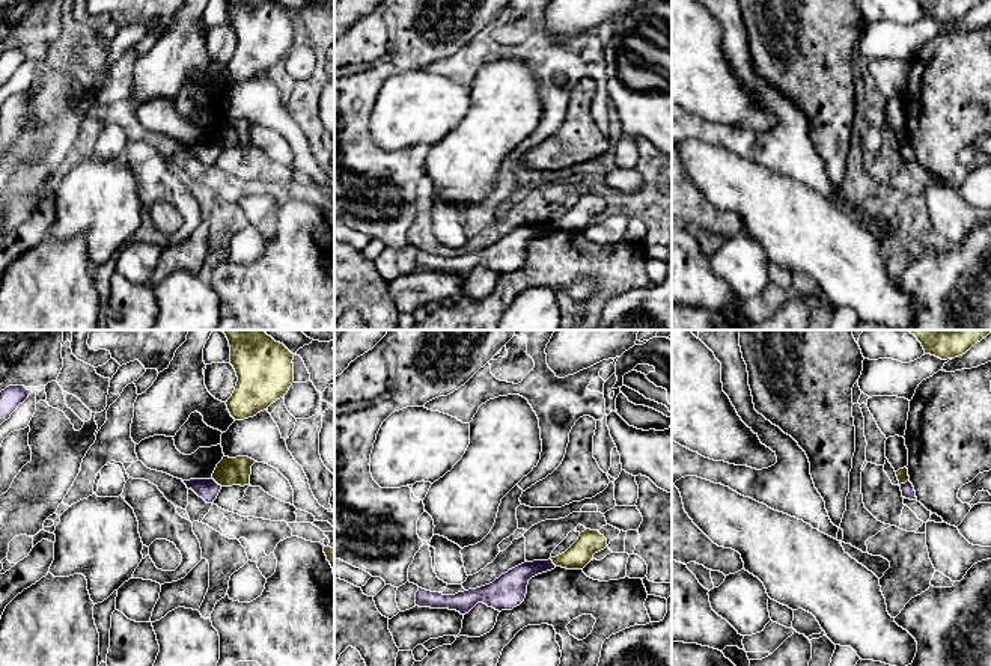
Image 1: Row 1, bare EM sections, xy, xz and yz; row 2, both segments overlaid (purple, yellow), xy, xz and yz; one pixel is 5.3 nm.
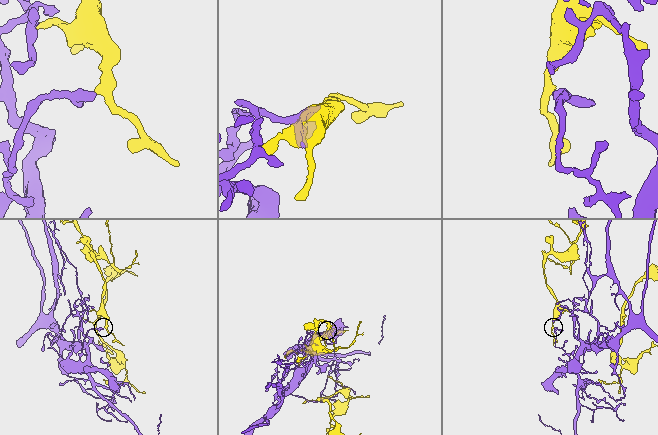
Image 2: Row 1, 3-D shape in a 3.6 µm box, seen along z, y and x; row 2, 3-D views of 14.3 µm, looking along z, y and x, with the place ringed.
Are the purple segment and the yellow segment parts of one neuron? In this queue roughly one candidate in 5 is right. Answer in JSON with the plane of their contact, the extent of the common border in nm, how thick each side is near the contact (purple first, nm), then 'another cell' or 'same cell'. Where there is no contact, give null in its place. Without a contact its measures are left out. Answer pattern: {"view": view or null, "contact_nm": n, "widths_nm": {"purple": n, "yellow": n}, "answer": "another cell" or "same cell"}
{"view": "xy", "contact_nm": 80, "widths_nm": {"purple": 110, "yellow": 150}, "answer": "another cell"}

